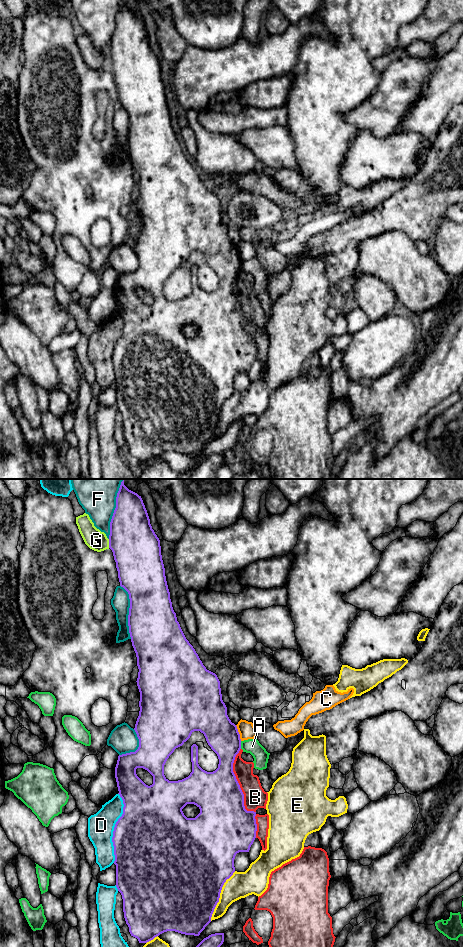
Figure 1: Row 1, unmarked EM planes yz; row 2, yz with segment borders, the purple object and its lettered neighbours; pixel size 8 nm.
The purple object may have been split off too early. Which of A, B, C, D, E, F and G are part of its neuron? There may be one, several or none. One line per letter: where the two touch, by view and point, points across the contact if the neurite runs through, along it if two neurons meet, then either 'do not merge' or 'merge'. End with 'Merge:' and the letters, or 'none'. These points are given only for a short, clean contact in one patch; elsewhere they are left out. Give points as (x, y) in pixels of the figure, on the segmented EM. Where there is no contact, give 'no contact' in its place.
A: meets purple in yz at (240, 745); do not merge
B: meets purple in yz at (238, 783); do not merge
C: meets purple in yz at (238, 733); border along yz (235, 725), (241, 740); do not merge
D: meets purple in yz at (114, 828); do not merge
E: meets purple in yz at (219, 896); do not merge
F: meets purple in yz at (115, 509); do not merge
G: meets purple in yz at (109, 543); do not merge
Merge: none

